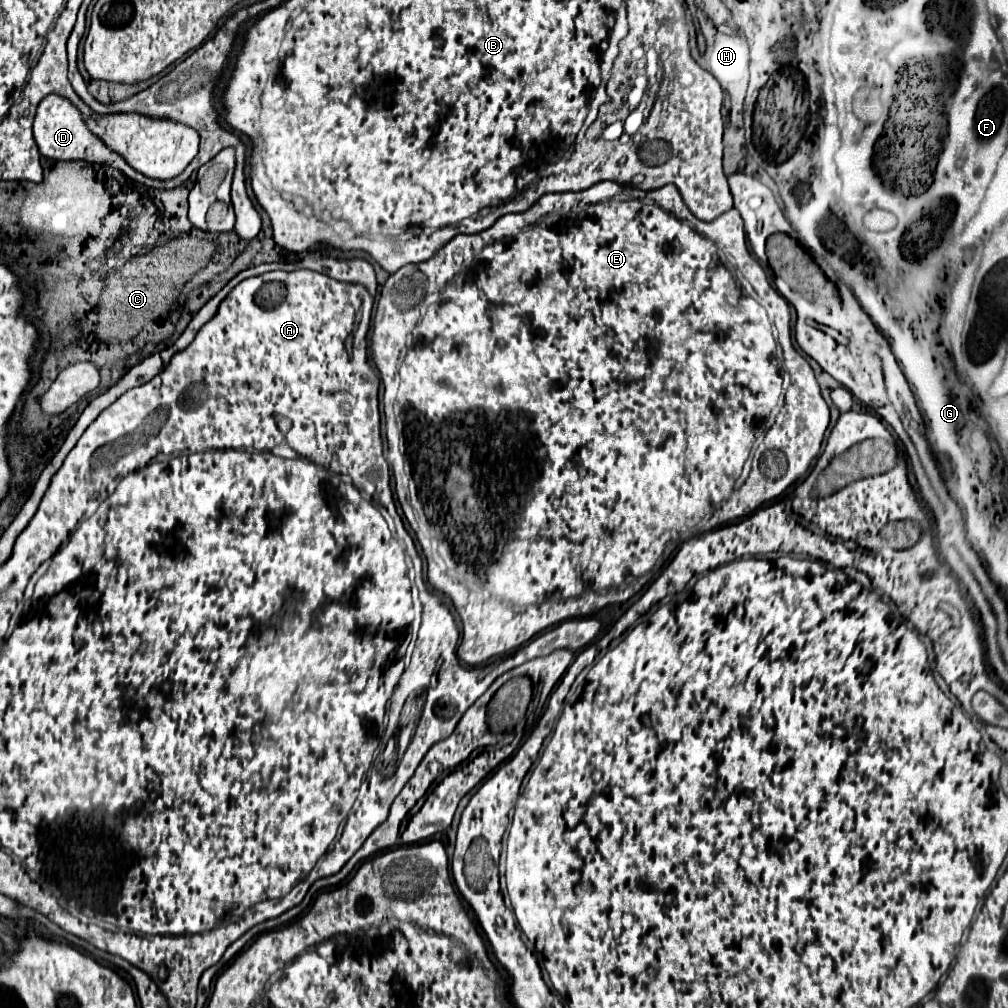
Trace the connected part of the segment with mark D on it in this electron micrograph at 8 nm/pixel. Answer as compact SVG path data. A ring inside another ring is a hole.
M50 94L40 102L36 118L34 118L34 140L38 144L40 154L50 160L84 160L90 164L102 164L102 166L110 166L116 170L128 166L118 154L108 150L104 146L104 142L98 140L86 128L82 114L76 110L76 106L72 106L70 100L58 96L58 94Z

